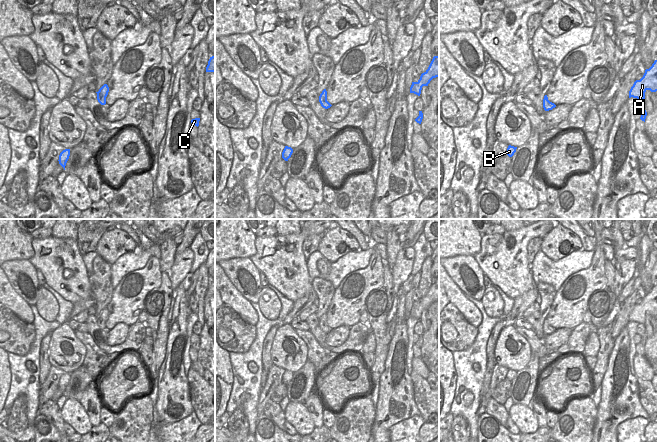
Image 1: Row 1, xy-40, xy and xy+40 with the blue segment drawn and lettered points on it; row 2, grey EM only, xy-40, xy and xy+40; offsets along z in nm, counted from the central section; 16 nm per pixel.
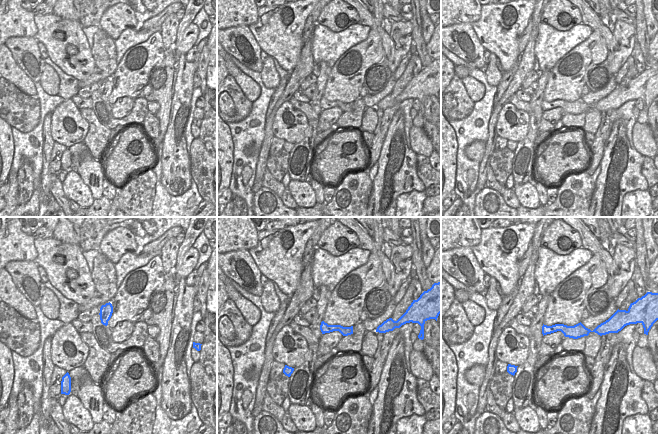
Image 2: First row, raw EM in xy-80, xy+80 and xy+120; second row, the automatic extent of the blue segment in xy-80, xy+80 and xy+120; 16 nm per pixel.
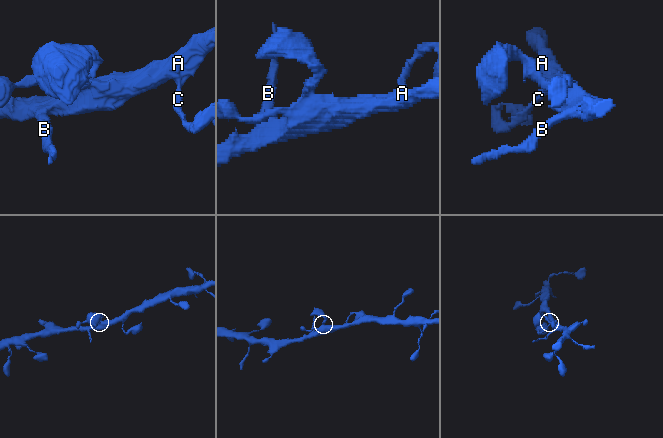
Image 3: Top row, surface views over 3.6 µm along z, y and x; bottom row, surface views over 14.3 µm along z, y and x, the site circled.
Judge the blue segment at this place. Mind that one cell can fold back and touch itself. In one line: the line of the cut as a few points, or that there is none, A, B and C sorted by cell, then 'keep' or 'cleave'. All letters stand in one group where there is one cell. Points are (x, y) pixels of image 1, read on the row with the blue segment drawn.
cut none; groups A B C; keep

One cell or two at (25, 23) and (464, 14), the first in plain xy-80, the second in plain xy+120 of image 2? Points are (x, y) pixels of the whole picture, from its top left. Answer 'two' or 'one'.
one

